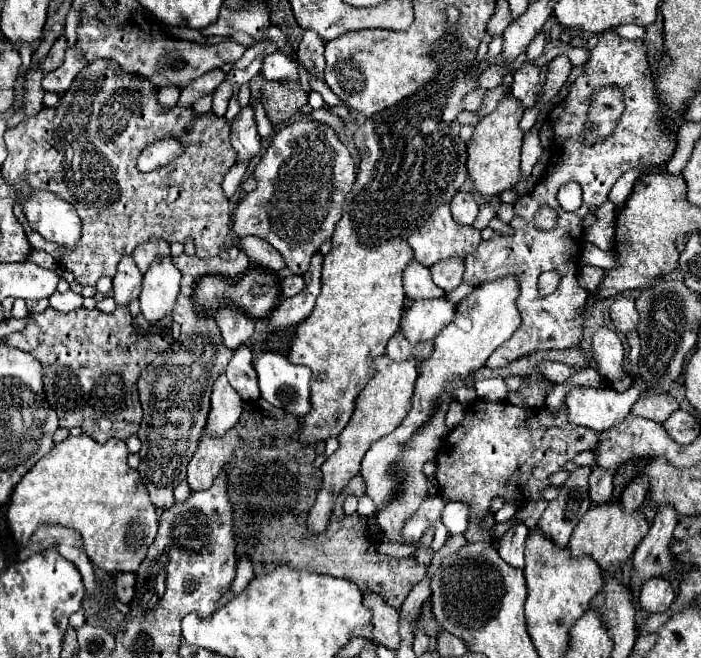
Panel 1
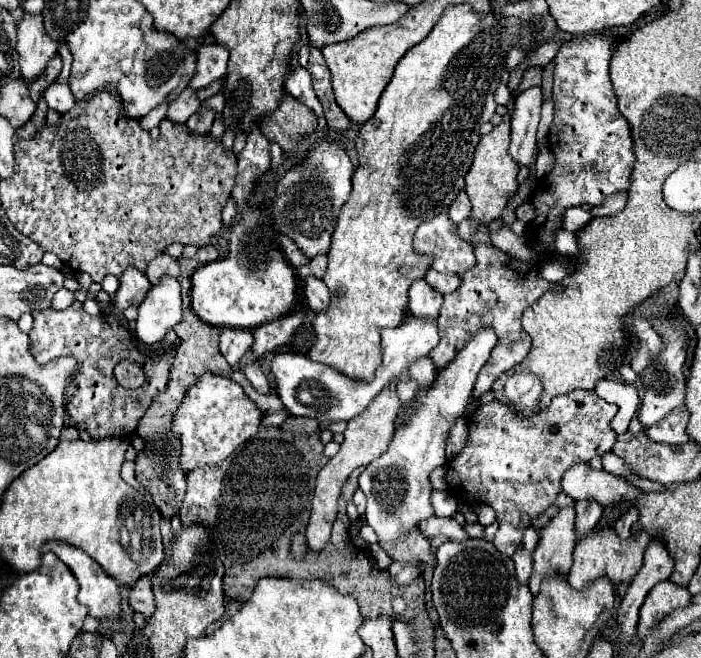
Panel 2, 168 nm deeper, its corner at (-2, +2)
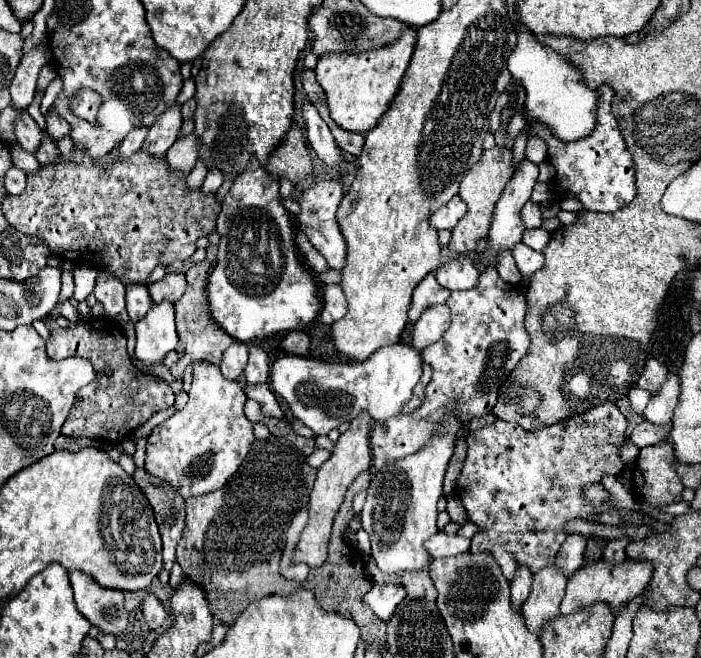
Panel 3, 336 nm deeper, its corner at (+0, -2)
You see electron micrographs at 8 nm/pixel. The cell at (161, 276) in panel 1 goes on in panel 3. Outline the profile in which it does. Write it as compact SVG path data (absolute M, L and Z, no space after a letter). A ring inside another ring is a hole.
M167 300L153 304L149 312L135 322L135 356L145 364L161 362L169 350L175 350L179 338L175 330L175 308Z

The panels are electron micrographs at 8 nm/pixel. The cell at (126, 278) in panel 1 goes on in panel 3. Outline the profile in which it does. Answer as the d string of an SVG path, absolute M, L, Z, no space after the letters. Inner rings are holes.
M127 284L127 314L133 322L137 322L139 318L145 316L145 312L151 308L153 300L149 296L149 290L145 284Z

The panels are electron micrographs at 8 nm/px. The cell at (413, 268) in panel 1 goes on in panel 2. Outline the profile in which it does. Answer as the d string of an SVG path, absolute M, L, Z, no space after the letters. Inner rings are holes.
M417 280L417 284L411 286L409 290L409 310L415 318L437 320L441 302L443 302L443 294L431 290L431 286L425 280Z

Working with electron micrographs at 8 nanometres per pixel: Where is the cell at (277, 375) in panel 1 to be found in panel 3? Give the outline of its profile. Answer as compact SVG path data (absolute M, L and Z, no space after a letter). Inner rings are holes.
M397 342L379 348L363 364L323 362L303 356L281 356L271 366L271 386L285 398L295 418L309 426L317 436L327 436L329 430L351 422L361 410L369 410L373 420L397 416L403 404L413 396L413 386L421 376L421 352L413 344Z

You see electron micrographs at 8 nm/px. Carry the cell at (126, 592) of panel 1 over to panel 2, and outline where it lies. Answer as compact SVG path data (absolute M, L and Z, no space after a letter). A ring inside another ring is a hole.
M141 576L135 586L131 588L131 598L129 604L135 612L145 614L147 618L155 612L155 600L153 600L153 588L151 588L151 578Z

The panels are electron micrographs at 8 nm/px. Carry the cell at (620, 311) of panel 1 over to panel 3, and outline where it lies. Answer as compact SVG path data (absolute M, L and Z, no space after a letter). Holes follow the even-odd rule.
M649 358L643 372L641 372L641 376L639 376L639 380L637 380L637 384L641 388L645 388L647 392L655 394L659 390L659 386L663 384L665 376L667 376L667 368L661 362L657 362L655 358Z

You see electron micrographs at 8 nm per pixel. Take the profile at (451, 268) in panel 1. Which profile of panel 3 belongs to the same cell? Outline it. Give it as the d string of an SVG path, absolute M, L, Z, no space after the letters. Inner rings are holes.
M427 274L419 286L415 288L413 292L413 302L411 302L411 310L409 310L409 320L415 322L421 312L433 304L439 304L439 302L447 302L449 298L449 290L447 288L441 288L435 280L435 274Z

